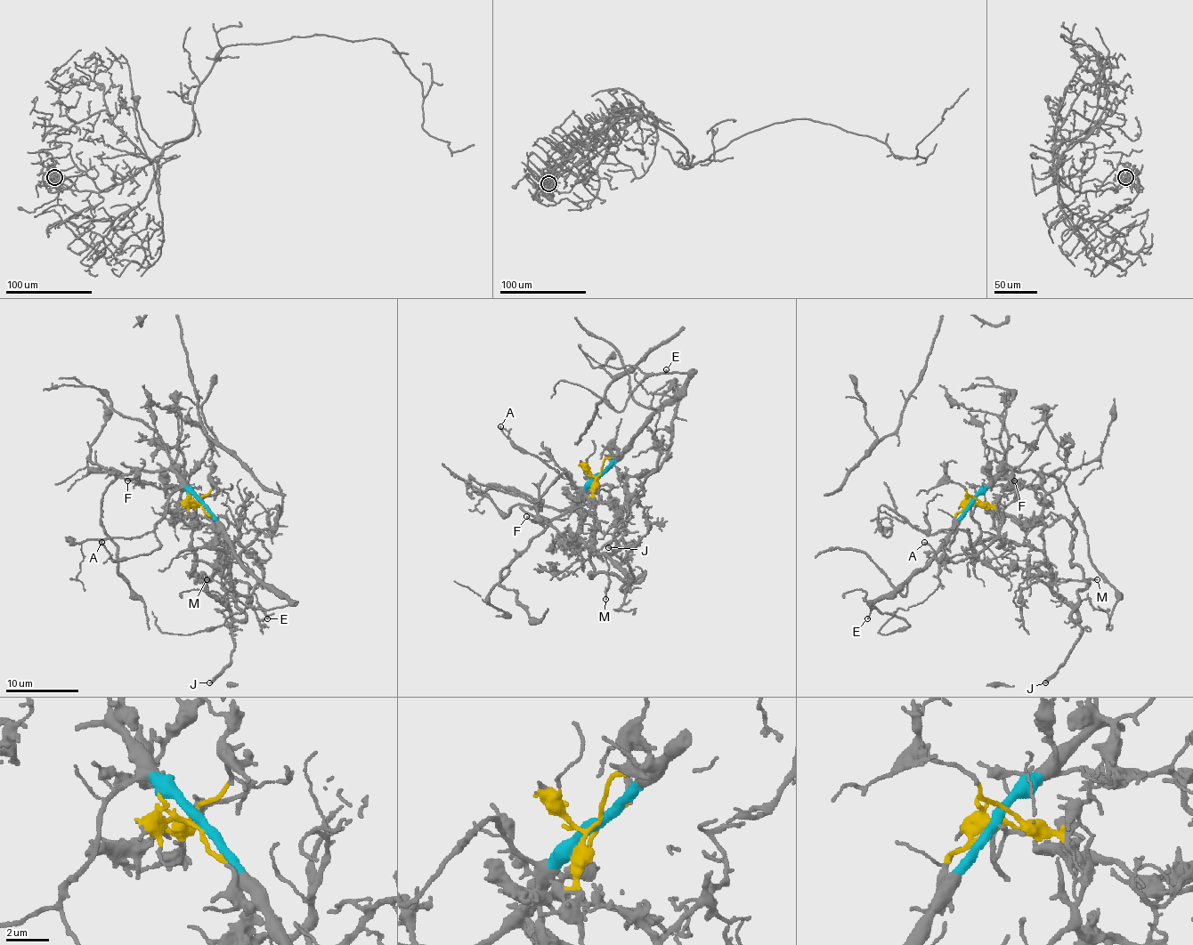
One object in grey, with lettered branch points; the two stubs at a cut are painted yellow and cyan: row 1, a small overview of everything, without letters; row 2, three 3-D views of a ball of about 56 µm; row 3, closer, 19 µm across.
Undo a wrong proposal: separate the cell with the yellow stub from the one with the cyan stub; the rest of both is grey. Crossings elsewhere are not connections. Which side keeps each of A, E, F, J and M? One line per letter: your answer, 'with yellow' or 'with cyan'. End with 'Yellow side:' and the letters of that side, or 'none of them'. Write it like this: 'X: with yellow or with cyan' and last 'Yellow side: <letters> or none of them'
A: with cyan
E: with cyan
F: with yellow
J: with yellow
M: with yellow
Yellow side: F, J, M

